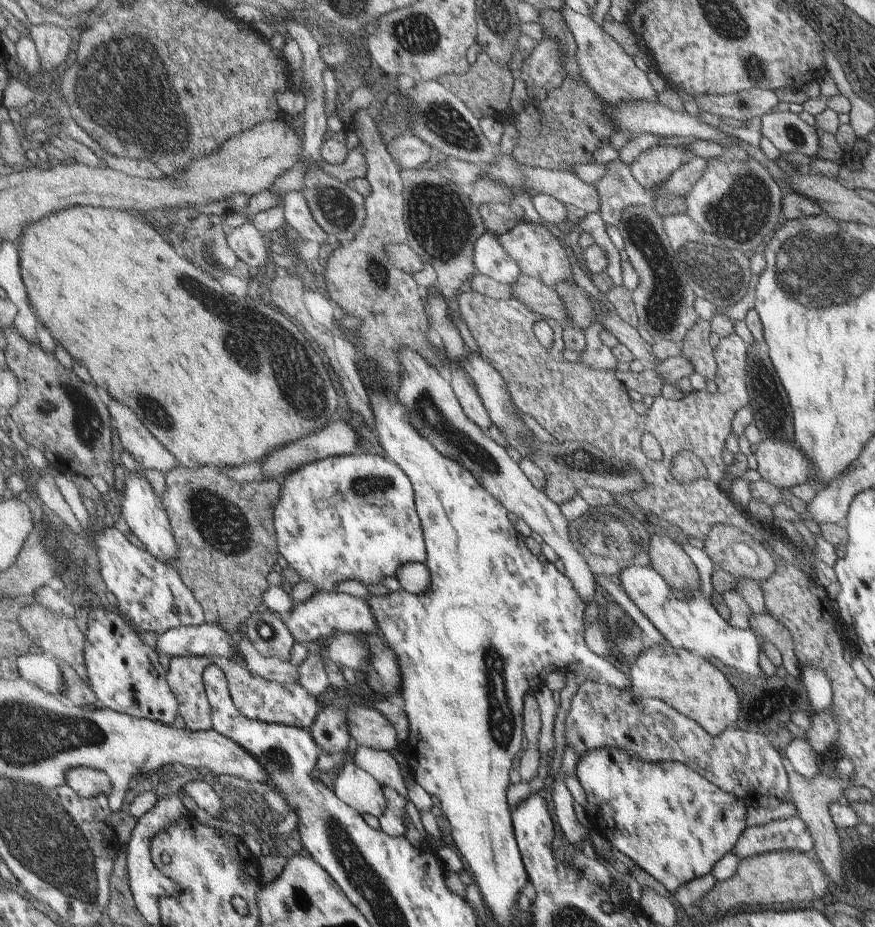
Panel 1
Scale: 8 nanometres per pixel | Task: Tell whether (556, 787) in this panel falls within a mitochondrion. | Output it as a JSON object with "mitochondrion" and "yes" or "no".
{"mitochondrion":"no"}

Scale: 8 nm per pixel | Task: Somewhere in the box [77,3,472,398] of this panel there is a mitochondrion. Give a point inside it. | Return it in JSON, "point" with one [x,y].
{"point":[130,97]}

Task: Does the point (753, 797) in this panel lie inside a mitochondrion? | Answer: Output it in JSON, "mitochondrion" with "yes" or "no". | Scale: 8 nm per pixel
{"mitochondrion":"no"}

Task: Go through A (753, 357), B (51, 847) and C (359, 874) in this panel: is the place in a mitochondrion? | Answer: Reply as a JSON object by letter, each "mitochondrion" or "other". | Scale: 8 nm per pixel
{"A":"other","B":"mitochondrion","C":"mitochondrion"}

